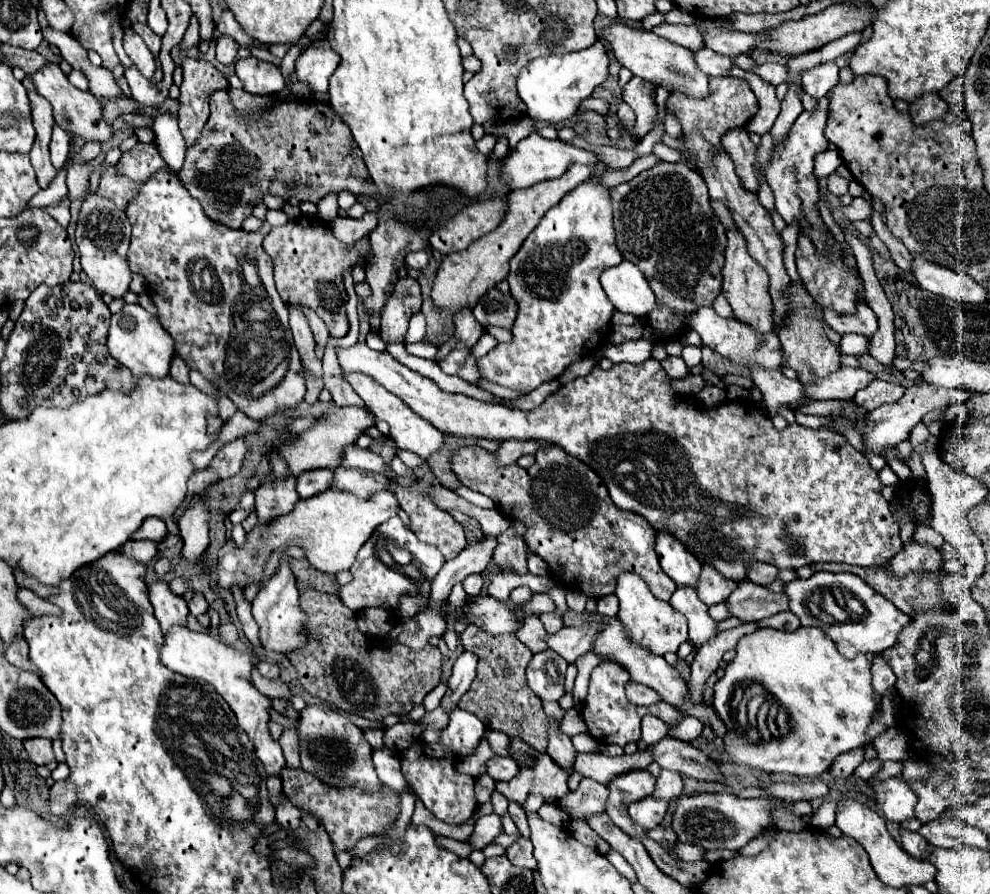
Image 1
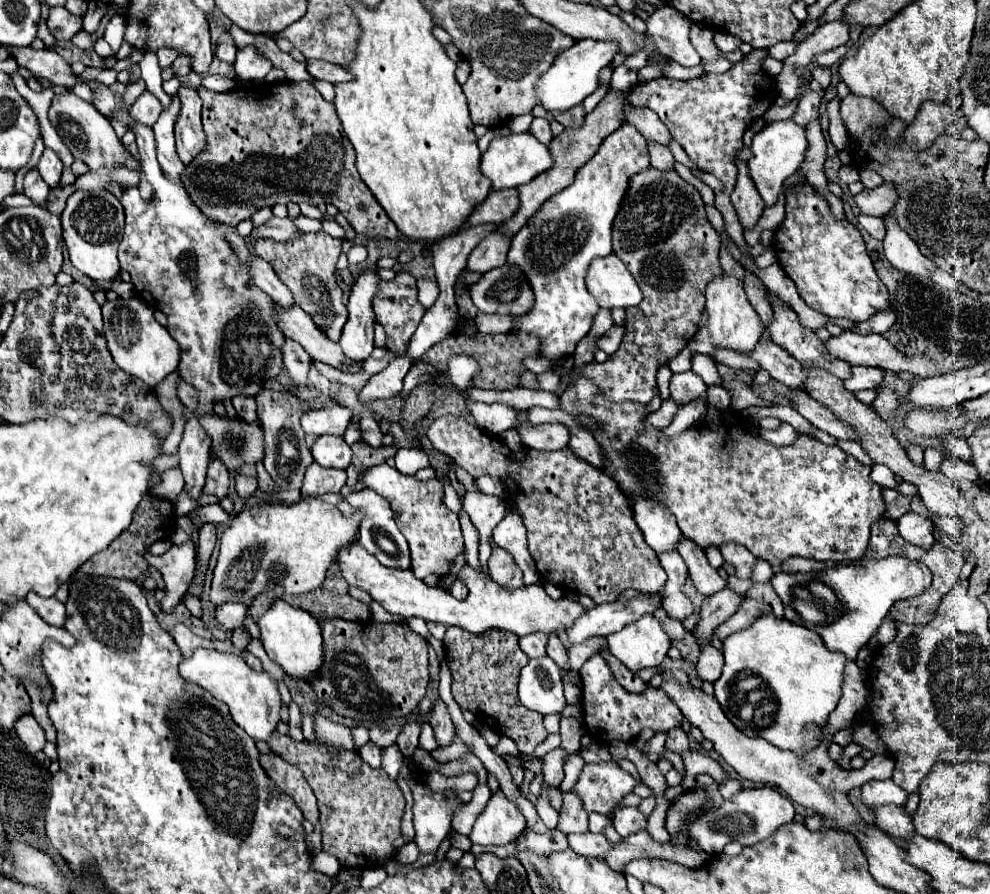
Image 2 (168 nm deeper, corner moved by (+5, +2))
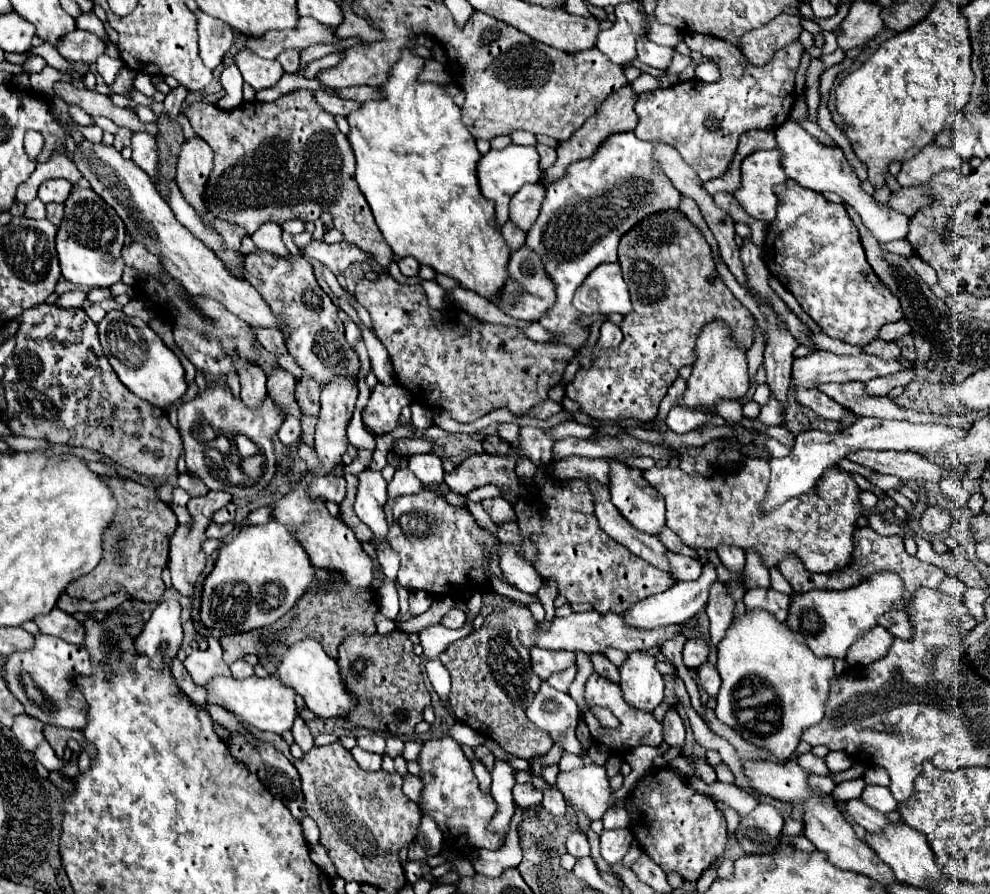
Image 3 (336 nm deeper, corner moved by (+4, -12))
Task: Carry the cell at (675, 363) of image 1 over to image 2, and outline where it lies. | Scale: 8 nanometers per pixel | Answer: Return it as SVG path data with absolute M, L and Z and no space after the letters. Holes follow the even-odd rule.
M690 370L682 372L682 374L674 374L670 380L670 396L680 406L690 404L694 400L708 402L706 390L708 390L708 386L704 384L704 380Z

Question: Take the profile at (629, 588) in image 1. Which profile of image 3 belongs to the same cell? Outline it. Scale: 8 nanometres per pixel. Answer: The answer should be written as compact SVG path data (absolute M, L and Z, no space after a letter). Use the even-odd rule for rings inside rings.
M647 650L629 652L619 668L621 692L625 700L639 710L655 710L663 700L663 676L657 670L657 658Z

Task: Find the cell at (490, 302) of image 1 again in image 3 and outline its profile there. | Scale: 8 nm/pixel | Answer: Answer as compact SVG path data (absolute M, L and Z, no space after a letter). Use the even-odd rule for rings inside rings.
M525 246L521 250L513 252L513 256L509 258L509 264L507 264L507 280L505 280L503 288L499 290L499 298L497 298L495 306L517 320L537 322L553 304L555 304L555 286L549 280L549 276L545 276L539 256L531 250L527 250Z

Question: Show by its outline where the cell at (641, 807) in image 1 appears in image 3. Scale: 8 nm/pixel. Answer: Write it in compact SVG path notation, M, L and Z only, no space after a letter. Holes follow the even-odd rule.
M603 830L601 832L601 856L609 862L621 862L629 852L633 834L629 830Z

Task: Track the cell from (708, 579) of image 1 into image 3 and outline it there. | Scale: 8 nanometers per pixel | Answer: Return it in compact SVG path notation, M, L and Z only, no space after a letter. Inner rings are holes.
M663 528L663 530L661 530L659 540L661 540L671 552L675 552L675 554L685 554L685 556L691 556L691 558L699 558L697 552L691 550L689 546L685 546L685 544L681 542L681 538L679 538L677 534L673 534L669 528Z

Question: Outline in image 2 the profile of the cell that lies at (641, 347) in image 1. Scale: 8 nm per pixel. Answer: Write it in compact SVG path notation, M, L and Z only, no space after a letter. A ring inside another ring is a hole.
M612 326L598 342L596 342L596 346L600 348L600 350L604 350L608 356L610 354L614 354L616 350L618 350L618 346L620 346L620 338L622 338L622 334L624 334L624 328L622 326Z

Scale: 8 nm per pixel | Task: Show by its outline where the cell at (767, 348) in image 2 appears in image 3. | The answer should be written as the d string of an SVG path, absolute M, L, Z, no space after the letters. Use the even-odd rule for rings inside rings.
M791 384L791 386L795 388L797 402L811 408L815 414L823 418L831 418L831 420L843 420L843 416L847 414L847 410L841 404L821 394L817 388L797 388L797 384Z

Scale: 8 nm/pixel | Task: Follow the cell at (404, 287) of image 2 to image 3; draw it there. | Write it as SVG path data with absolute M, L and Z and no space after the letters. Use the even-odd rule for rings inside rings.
M381 274L375 282L359 280L355 298L361 306L369 310L373 330L393 360L397 382L403 388L409 388L407 392L413 400L429 404L431 408L445 408L459 422L473 422L497 408L509 408L513 414L519 416L527 414L529 408L537 406L541 400L547 398L547 390L553 384L563 380L565 366L575 356L575 350L565 344L533 342L525 338L515 326L509 328L499 324L487 324L455 306L451 306L447 314L431 310L421 284L399 284L387 274Z

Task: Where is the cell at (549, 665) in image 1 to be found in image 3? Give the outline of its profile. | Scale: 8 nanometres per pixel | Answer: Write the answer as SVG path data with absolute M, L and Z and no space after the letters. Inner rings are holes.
M541 682L533 702L527 706L525 714L533 724L547 730L555 743L560 743L563 750L577 756L583 756L583 748L576 737L577 704L565 692L551 688L547 682Z

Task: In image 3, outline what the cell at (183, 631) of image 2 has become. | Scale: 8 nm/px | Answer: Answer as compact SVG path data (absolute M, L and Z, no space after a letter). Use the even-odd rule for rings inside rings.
M199 619L194 621L194 627L198 633L207 638L209 648L207 648L205 652L203 652L203 650L193 650L193 652L185 658L185 662L183 662L183 666L185 666L185 670L191 674L193 682L199 684L199 686L203 686L203 684L205 684L209 678L213 678L213 676L231 676L229 666L223 662L223 656L221 656L221 654L223 654L221 644L201 625Z

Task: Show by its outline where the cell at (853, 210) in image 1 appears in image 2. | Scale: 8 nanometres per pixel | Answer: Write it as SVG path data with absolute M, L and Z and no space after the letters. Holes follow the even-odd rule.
M882 184L874 190L862 190L860 194L854 196L856 198L856 204L860 206L862 214L870 214L870 216L884 216L888 214L896 200L898 200L898 192L896 192L896 186L892 184Z

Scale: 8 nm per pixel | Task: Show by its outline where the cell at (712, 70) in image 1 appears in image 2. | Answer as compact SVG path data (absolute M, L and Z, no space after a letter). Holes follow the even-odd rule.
M670 6L656 8L646 20L646 34L648 34L646 46L640 52L627 57L625 65L630 69L640 70L647 65L646 56L650 52L656 52L660 56L678 62L680 66L698 66L700 56L690 44L688 32L690 32L688 18L672 10Z

